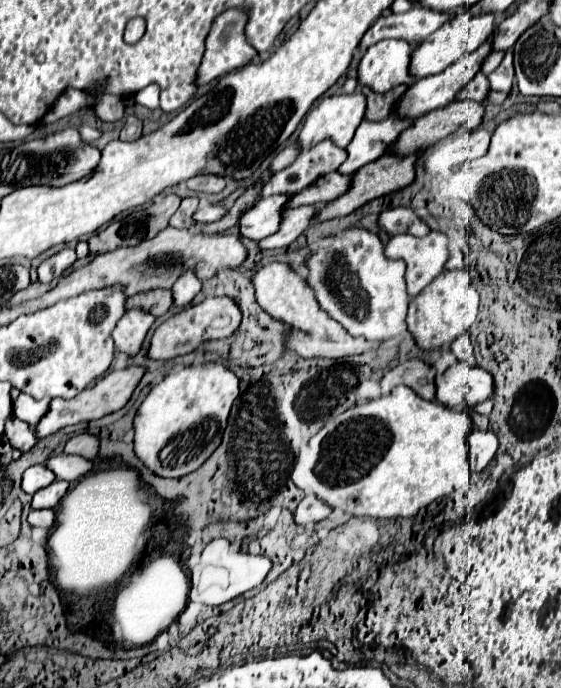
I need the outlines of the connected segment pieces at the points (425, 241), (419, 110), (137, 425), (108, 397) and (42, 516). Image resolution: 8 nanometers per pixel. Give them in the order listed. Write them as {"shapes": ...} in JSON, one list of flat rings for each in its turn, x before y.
{"shapes":[[[430,231,426,237,394,235,384,247,388,259,402,259,406,263,408,295,422,293,442,271,448,261,448,237,440,231]],[[486,39,474,53,468,53,466,57,458,59,454,65,450,65,450,69,444,69,442,73,436,73,436,75,430,75,430,77,424,77,422,81,416,81,414,87,410,87,402,99,398,101,398,107,396,107,396,115,398,117,418,117,418,115,426,115,430,113,432,109,438,109,440,105,448,105,450,101,454,101,456,93,480,71,484,59,488,57,488,53,492,51,492,41]],[[216,363,186,367,182,373,168,373,144,399,136,417,134,417,134,453,136,457,158,477,164,479,180,479,194,469,202,467,202,463,214,453,220,445,222,433,226,429,226,419,232,409,234,399,238,397,238,377]],[[126,367,126,369,120,369,120,371,110,371,108,375,104,375,94,387,88,387,84,389,82,393,78,393,78,397,66,401,66,399,54,399,50,403,50,411,42,417,42,421,34,427,38,439,46,437,48,433,56,433,58,429,66,427,66,425,76,425,76,423,82,423,82,421,94,421,94,419,100,419,104,415,110,415,118,409,122,409,128,399,132,397,134,389,138,387,142,375,146,373,144,367]],[[42,509,42,511,30,511,28,515,28,523,32,527,40,527,40,529,50,529,54,525,54,511,52,509]]]}

